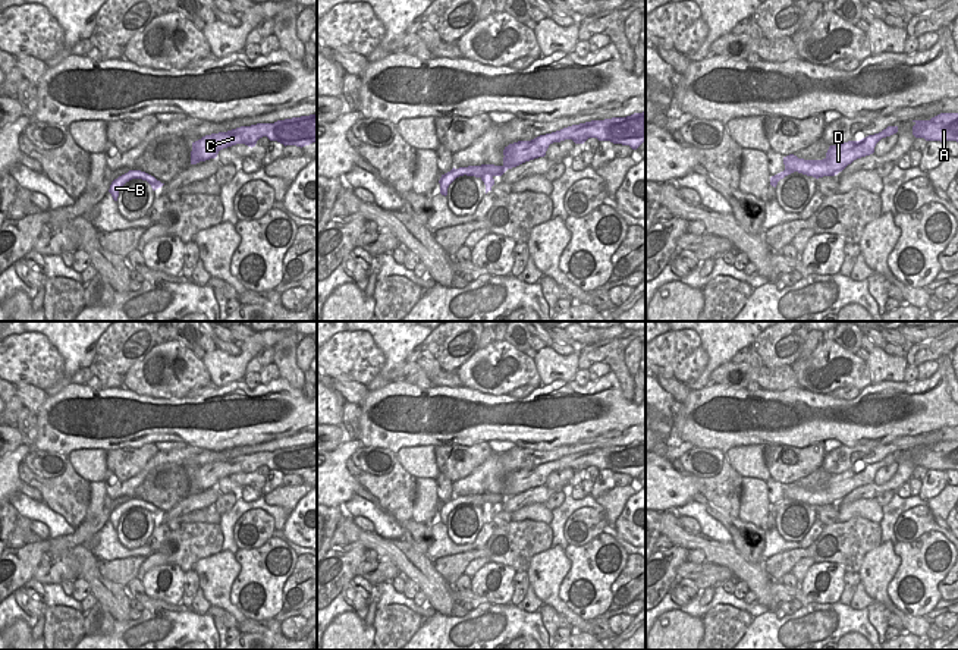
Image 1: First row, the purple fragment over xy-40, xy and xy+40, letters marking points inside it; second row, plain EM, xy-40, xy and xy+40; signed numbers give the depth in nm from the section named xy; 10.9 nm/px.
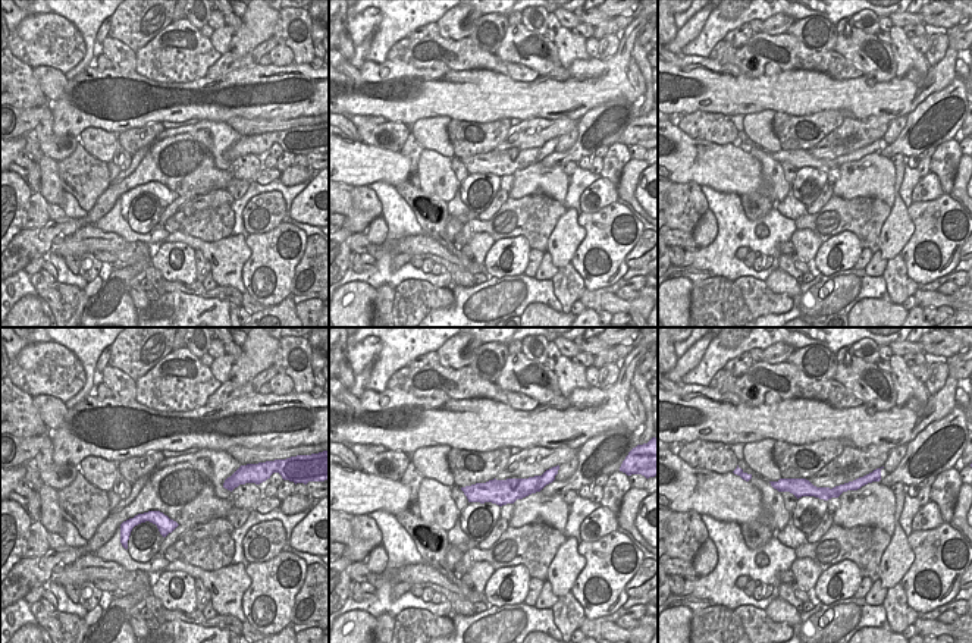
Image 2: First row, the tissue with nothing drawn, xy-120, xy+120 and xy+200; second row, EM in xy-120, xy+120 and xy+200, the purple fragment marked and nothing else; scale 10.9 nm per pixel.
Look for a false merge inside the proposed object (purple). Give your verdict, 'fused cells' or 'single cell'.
single cell

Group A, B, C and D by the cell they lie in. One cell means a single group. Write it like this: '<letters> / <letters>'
A B C D

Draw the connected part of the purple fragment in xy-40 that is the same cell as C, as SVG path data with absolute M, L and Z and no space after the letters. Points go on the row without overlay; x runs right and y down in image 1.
M317 442L205 464L192 471L191 493L216 487L220 478L236 472L245 472L252 477L263 465L267 465L270 470L277 470L285 475L296 474L302 477L317 471Z

